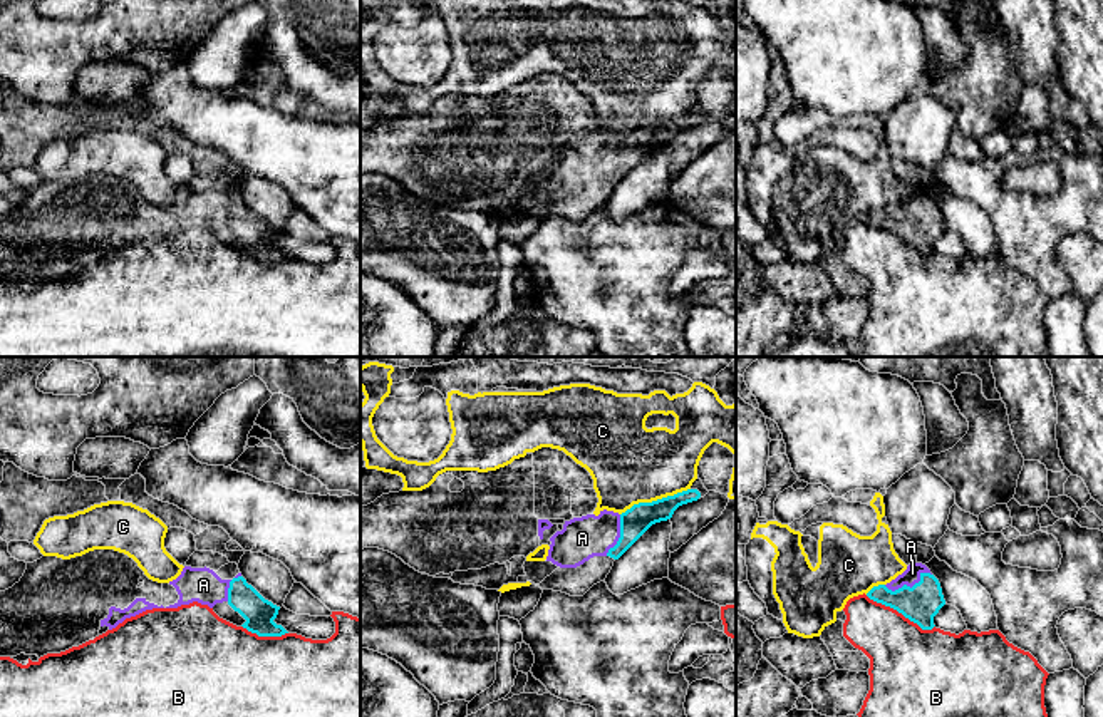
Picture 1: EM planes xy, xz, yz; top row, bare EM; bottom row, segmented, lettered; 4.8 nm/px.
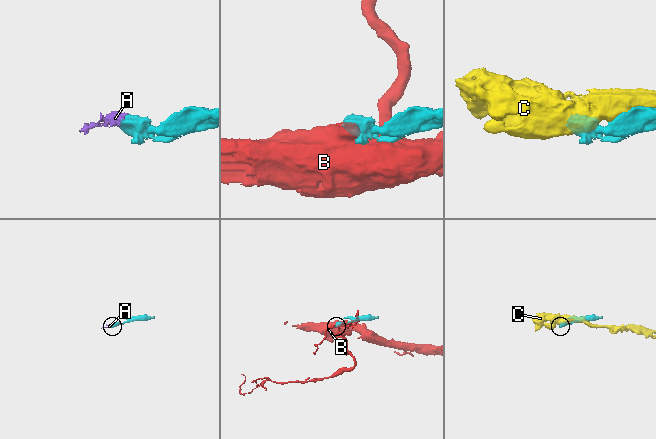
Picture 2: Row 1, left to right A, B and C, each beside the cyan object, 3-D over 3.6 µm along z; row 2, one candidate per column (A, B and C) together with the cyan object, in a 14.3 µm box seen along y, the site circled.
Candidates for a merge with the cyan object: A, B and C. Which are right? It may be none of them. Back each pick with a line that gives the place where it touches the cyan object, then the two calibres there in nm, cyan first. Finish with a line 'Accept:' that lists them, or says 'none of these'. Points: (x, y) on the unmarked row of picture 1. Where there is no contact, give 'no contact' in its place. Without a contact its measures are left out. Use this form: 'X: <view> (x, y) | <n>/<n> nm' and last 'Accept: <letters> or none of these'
A: yz (909, 211) | 180/80 nm
Accept: A

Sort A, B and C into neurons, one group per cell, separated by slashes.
A / B / C

